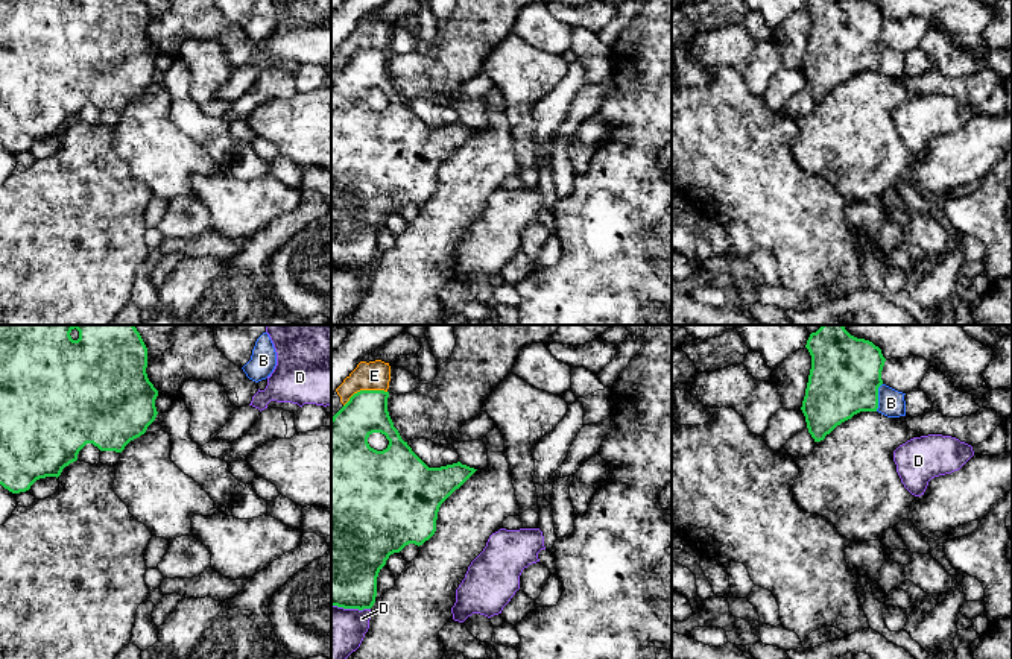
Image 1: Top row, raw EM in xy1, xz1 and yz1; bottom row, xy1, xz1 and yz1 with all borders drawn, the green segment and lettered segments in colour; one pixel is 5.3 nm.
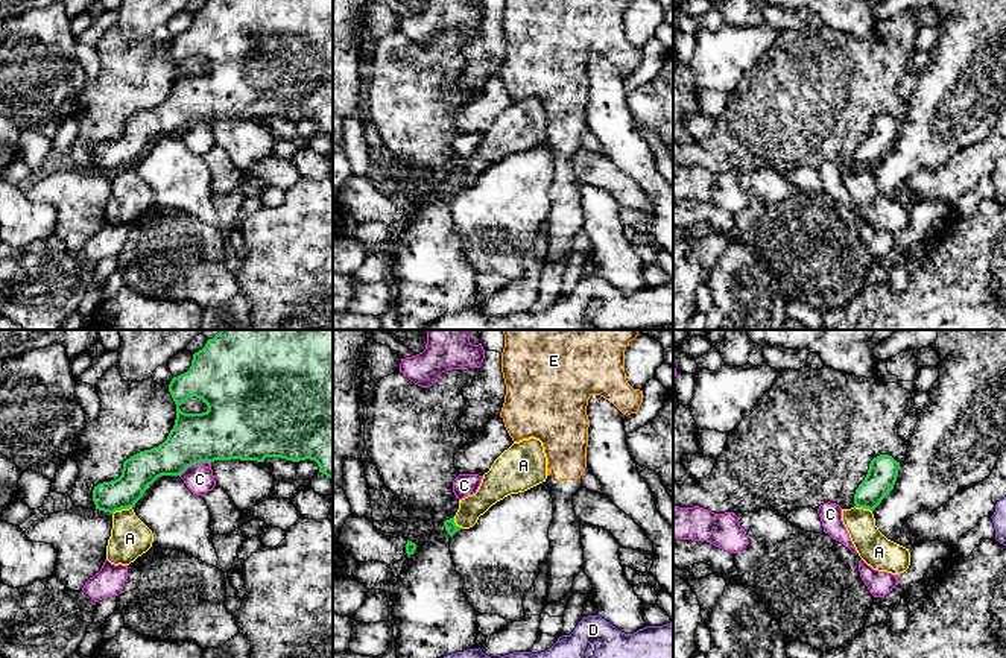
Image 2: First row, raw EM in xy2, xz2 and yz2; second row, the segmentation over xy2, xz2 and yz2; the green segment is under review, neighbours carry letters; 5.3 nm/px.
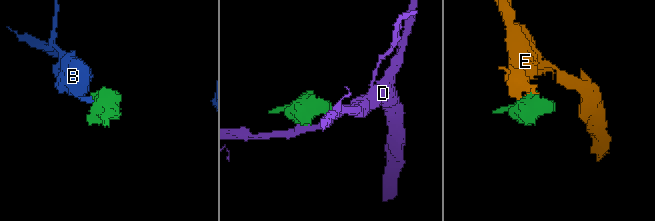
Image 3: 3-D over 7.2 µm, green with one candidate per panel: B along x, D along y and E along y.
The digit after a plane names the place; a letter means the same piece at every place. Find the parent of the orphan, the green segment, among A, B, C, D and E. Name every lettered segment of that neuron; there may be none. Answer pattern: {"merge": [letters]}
{"merge": ["B"]}

